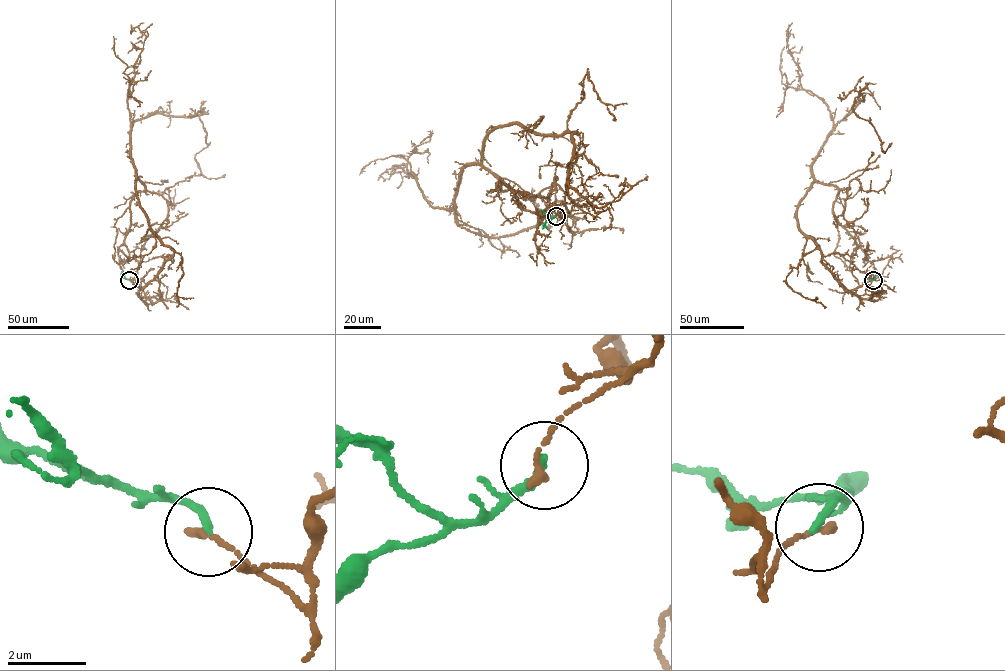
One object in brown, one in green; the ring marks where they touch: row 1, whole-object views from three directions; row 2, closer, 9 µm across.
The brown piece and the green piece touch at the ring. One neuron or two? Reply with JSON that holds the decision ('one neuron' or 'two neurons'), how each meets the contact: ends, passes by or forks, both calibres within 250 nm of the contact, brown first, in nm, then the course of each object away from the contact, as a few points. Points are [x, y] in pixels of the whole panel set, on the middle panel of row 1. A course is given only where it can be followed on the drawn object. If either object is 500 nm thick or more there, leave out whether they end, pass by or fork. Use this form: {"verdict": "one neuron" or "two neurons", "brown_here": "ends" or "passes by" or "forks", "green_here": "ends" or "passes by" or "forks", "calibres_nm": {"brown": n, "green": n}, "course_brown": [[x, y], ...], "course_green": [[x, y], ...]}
{"verdict": "two neurons", "brown_here": "ends", "green_here": "ends", "calibres_nm": {"brown": 200, "green": 200}, "course_brown": [[556, 215], [577, 132], [488, 133], [459, 175], [458, 225], [512, 236], [561, 200], [569, 231], [622, 233]], "course_green": [[556, 215], [545, 222], [548, 230]]}

